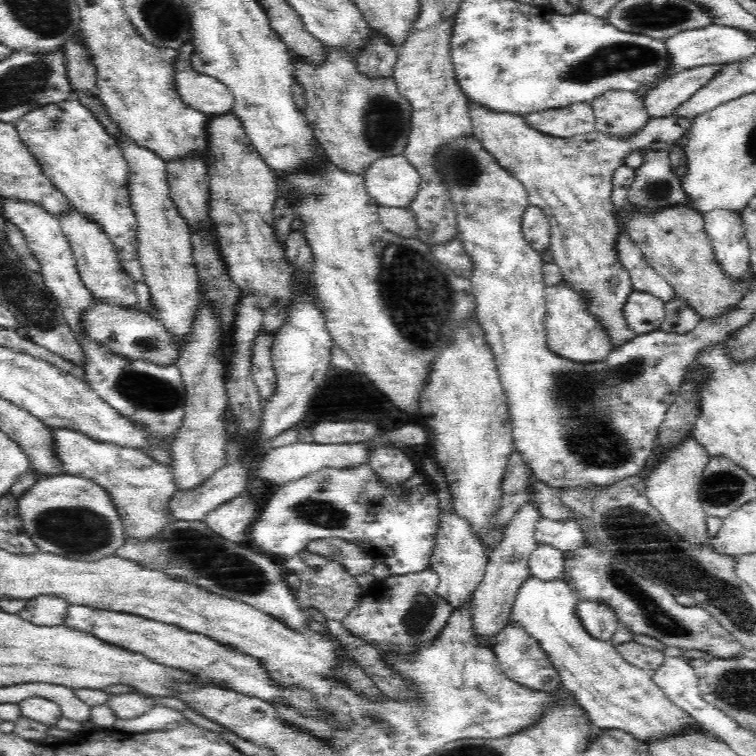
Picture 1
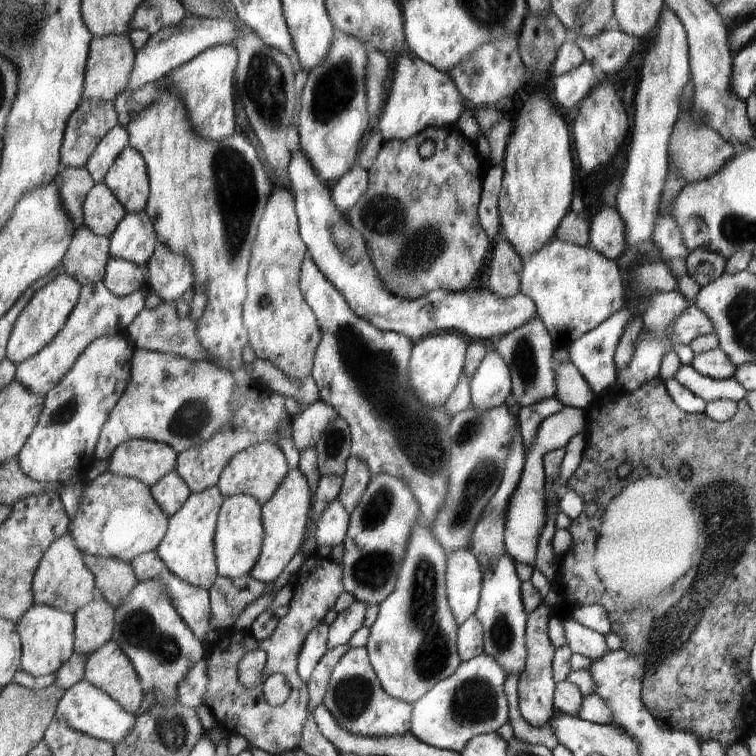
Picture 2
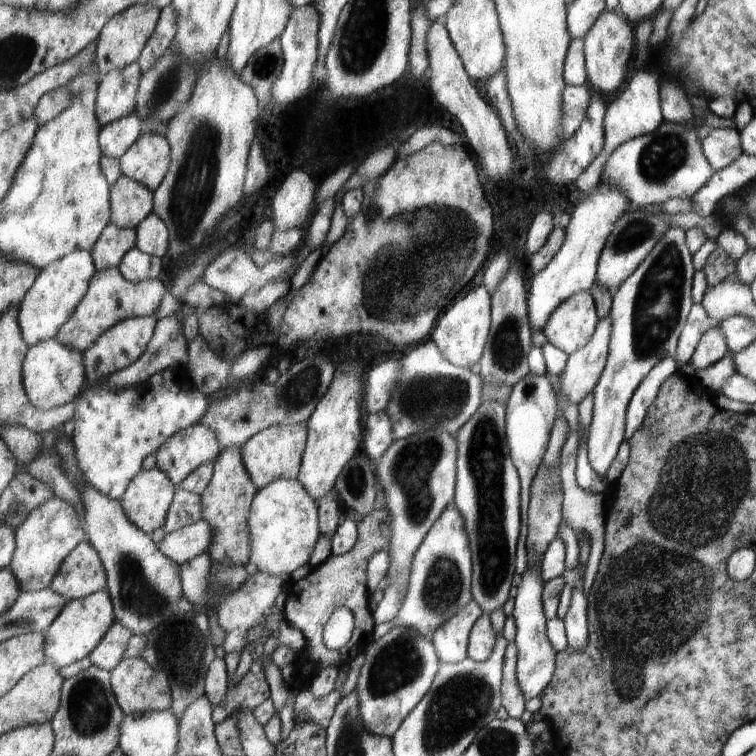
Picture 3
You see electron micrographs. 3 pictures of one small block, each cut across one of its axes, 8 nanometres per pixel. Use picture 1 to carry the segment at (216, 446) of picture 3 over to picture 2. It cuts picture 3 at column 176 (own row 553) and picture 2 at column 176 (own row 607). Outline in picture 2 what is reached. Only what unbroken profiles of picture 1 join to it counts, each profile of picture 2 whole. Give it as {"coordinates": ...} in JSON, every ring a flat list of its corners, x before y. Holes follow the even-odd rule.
{"coordinates":[[131,439,115,449,106,472,138,478,153,487,176,470,178,456,178,450,166,442]]}

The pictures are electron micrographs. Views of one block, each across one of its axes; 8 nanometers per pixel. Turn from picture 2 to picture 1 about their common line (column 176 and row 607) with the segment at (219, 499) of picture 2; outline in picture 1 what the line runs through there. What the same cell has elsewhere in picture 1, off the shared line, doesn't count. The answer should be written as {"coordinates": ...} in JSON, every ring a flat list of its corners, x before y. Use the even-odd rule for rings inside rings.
{"coordinates":[[531,576,518,594,510,622,520,623,542,643,542,649,558,669,558,674,562,675,563,688,577,701,591,724,598,728,621,730,647,745,686,732,709,734,723,741,697,718,674,704,654,682,651,672,620,657,612,641,590,636,576,616,578,603,578,597,566,585,564,578,546,582]]}

